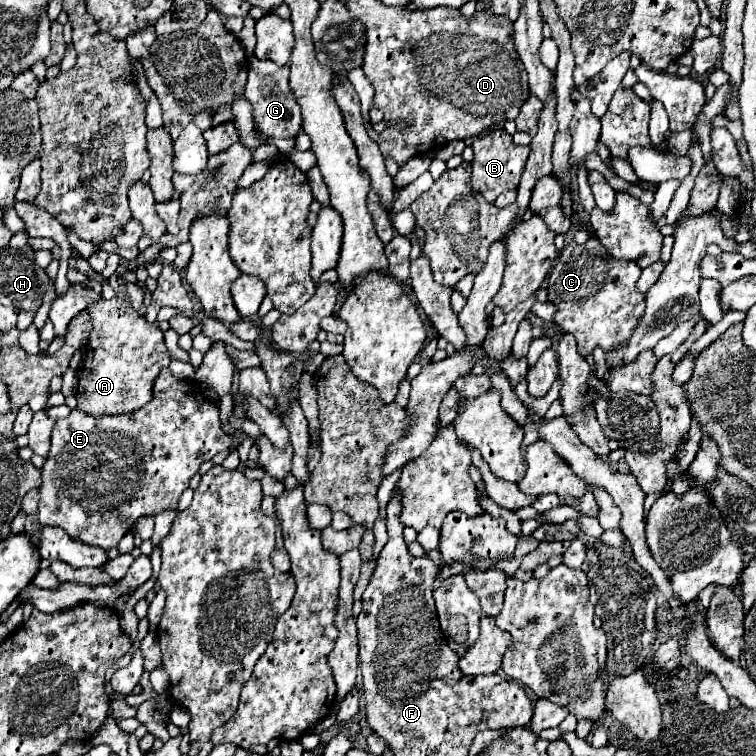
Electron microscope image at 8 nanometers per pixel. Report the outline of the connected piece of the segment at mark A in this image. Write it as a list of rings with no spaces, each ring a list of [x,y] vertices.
[[[120,283],[118,293],[110,301],[96,301],[88,307],[90,315],[94,317],[94,329],[88,337],[88,349],[86,349],[86,361],[80,373],[80,383],[76,391],[78,399],[78,409],[86,415],[120,415],[120,413],[132,413],[146,403],[152,401],[152,387],[156,381],[156,375],[164,367],[170,365],[170,353],[164,345],[164,333],[156,323],[148,323],[128,301],[126,297],[126,287]]]

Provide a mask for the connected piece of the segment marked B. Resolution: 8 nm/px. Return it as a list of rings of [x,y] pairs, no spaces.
[[[496,129],[484,137],[478,137],[472,143],[474,149],[474,161],[472,161],[472,191],[478,191],[488,199],[488,203],[494,203],[496,197],[506,191],[518,187],[520,175],[524,173],[524,163],[528,159],[530,149],[514,145],[512,135],[508,135],[504,129]]]

